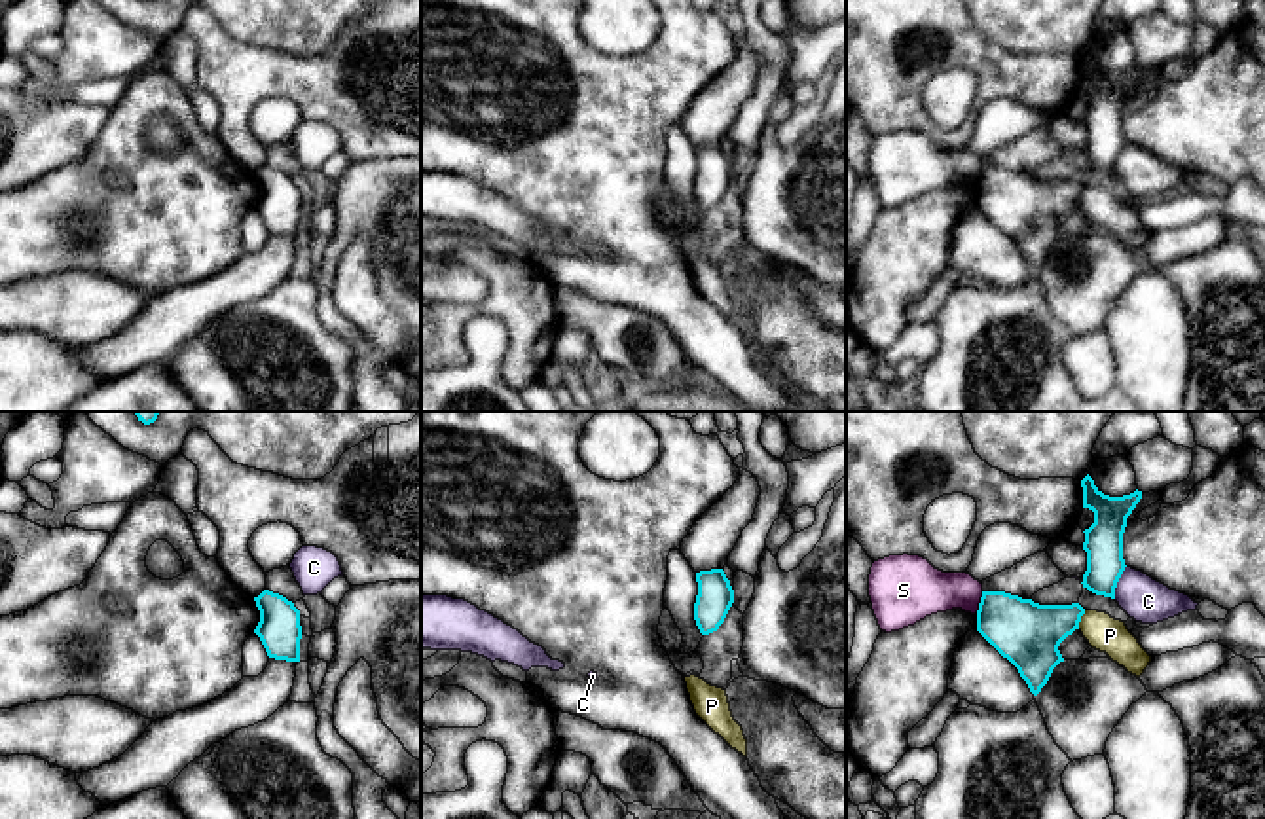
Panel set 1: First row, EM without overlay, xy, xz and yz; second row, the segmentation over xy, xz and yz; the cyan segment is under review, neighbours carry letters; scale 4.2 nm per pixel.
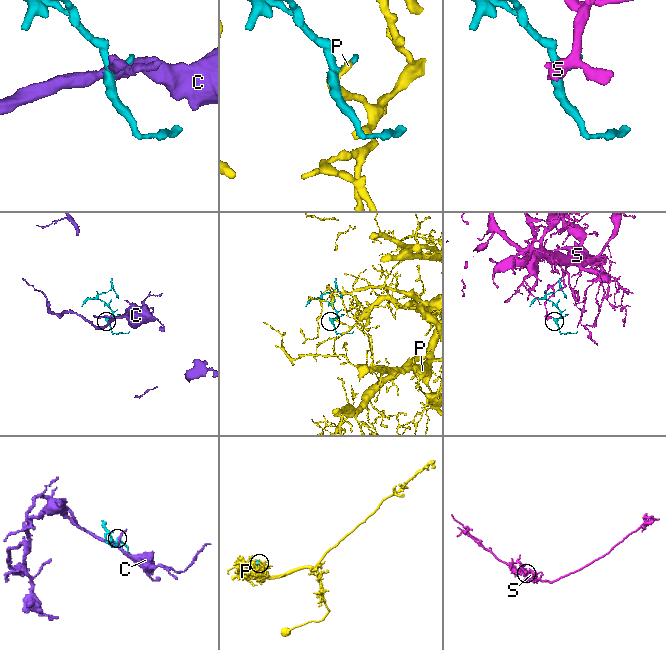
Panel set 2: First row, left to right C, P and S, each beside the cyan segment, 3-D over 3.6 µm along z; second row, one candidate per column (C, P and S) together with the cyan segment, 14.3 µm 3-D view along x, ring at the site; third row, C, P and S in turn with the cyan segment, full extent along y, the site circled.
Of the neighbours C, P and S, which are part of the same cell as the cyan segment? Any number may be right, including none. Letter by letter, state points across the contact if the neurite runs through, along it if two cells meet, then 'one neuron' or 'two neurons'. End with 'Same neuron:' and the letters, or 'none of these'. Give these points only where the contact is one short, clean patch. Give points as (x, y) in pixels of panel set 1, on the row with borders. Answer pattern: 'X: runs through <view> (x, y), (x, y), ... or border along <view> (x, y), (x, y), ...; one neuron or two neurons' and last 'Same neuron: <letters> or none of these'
C: two neurons
P: border along yz (1085, 611), (1078, 628); two neurons
S: border along yz (983, 592), (975, 611); two neurons
Same neuron: none of these

